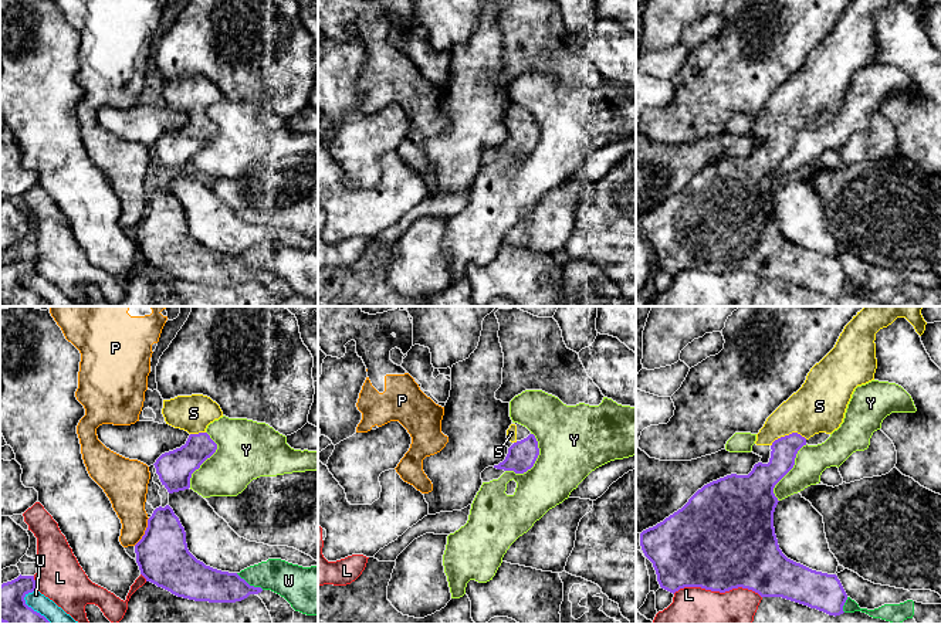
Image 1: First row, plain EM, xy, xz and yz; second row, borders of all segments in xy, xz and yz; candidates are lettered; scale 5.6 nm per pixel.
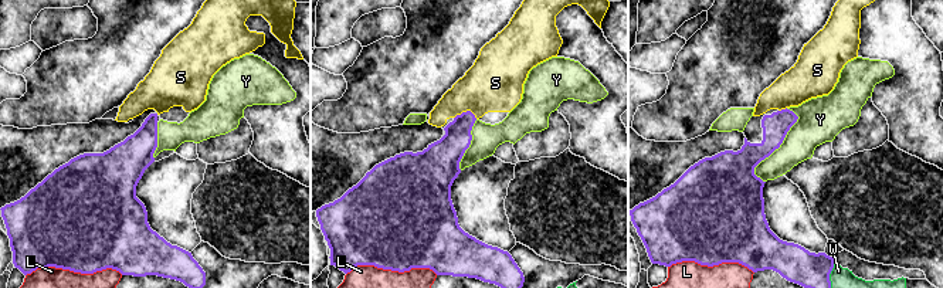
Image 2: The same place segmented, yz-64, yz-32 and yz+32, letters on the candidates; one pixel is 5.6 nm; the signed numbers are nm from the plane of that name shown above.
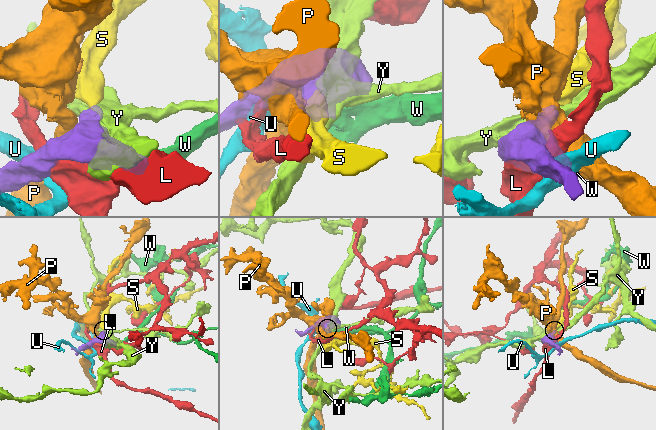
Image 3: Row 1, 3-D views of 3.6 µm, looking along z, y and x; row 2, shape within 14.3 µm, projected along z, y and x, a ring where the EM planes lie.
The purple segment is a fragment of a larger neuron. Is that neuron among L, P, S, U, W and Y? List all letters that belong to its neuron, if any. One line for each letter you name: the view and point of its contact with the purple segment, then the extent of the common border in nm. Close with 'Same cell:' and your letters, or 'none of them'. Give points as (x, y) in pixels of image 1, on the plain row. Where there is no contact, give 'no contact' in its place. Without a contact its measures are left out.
S: contact yz (789, 116); length 220 nm
Same cell: S

